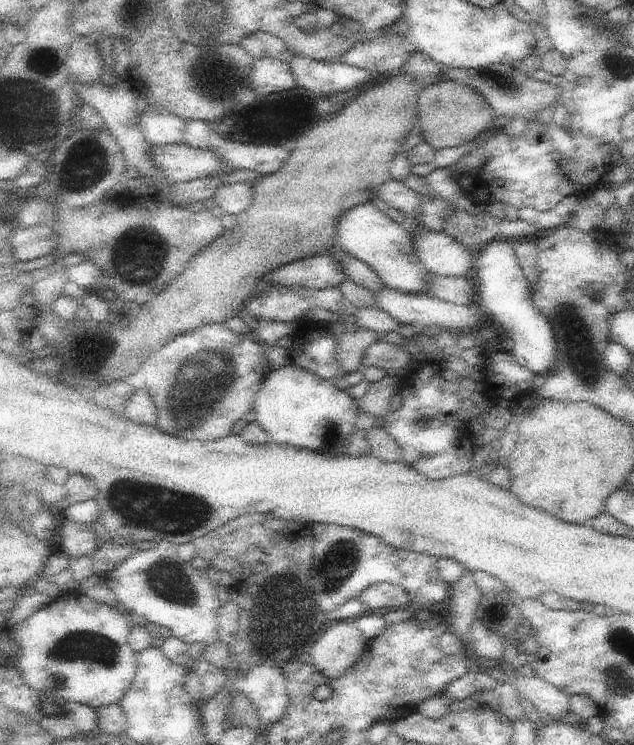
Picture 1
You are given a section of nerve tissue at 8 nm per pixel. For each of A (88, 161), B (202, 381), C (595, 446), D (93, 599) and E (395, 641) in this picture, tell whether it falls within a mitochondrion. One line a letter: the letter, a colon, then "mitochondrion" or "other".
A: mitochondrion
B: mitochondrion
C: other
D: other
E: other

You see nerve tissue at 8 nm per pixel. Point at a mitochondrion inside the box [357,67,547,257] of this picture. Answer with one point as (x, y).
(513, 85)

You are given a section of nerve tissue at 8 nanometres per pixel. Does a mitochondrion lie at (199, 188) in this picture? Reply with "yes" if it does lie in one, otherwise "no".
no

